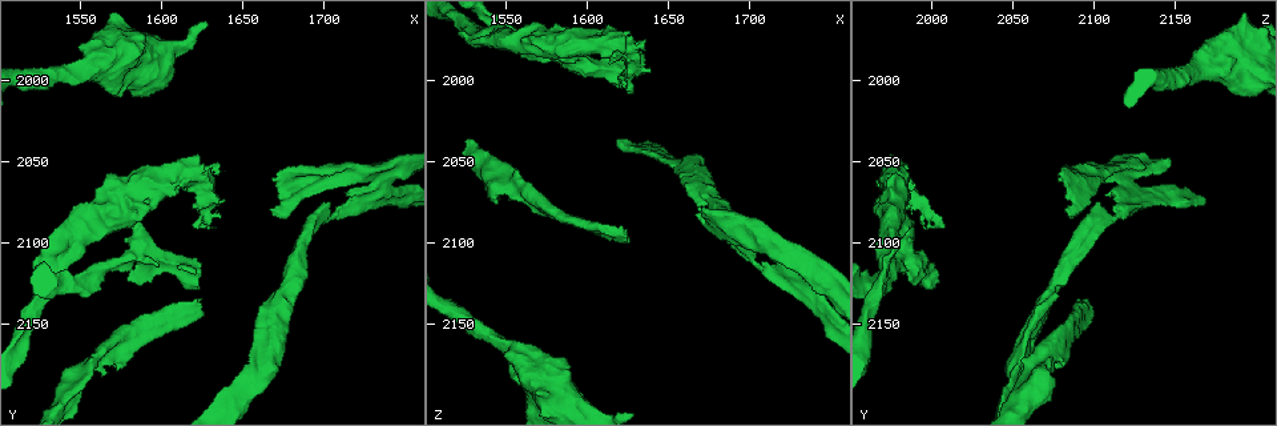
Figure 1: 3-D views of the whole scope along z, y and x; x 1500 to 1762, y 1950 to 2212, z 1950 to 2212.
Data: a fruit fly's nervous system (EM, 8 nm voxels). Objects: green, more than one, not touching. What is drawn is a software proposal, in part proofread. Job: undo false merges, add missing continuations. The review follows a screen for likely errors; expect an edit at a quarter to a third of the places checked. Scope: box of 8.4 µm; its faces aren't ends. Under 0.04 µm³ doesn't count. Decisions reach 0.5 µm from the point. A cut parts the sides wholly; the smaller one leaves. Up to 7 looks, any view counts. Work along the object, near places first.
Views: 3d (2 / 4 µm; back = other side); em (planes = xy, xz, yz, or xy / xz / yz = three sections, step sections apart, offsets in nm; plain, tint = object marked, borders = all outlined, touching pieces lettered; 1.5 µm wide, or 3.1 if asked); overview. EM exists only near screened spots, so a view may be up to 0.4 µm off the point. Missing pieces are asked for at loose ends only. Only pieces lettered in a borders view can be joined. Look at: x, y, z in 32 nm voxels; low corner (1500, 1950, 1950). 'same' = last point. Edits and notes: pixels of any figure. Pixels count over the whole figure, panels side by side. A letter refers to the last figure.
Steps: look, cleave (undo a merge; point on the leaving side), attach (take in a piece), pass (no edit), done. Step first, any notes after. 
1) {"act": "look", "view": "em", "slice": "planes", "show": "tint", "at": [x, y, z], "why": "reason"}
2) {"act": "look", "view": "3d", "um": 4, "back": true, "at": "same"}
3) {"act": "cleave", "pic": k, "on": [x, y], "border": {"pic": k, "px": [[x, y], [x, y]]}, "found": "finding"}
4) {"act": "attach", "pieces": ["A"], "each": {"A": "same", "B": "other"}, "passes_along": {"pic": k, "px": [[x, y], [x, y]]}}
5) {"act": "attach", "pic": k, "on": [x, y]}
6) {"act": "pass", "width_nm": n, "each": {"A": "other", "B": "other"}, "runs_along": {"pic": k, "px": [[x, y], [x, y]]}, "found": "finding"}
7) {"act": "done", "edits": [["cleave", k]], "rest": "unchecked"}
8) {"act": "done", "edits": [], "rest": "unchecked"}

{"act": "look", "view": "3d", "um": 4, "at": [1548, 2180, 2064], "why": "sudden change in width"}

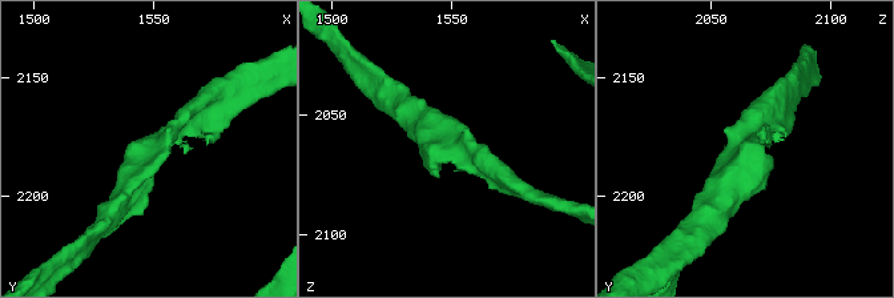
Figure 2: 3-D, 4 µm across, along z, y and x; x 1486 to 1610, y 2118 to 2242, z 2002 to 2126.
{"act": "look", "view": "em", "slice": "xz", "step": 4, "show": "borders", "at": [1548, 2181, 2064], "arm_widths_nm": [220, 340], "why": "shape alone is not enough"}

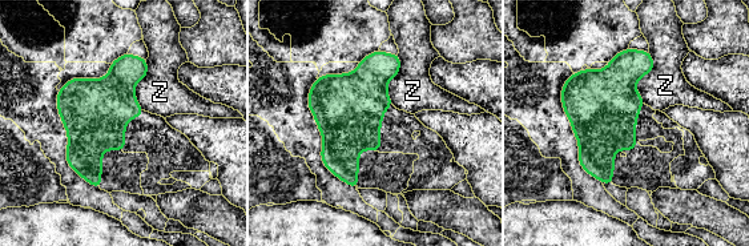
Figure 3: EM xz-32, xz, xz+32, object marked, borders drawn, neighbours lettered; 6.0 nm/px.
{"act": "pass", "longest_contact_nm": ["Z", 320], "each": {"Z": "other"}, "border": {"pic": 3, "px": [[648, 52], [643, 103]]}, "found": "all the same neuron"}

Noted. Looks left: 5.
{"act": "look", "view": "em", "slice": "xy", "step": 4, "show": "tint", "at": [1586, 2102, 1982], "why": "branch point"}

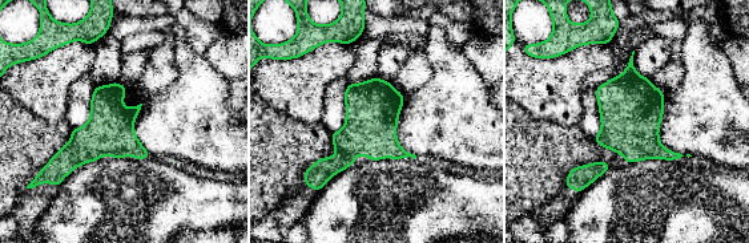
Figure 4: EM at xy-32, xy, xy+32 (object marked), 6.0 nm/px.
{"act": "look", "view": "em", "slice": "planes", "show": "borders", "at": "same"}

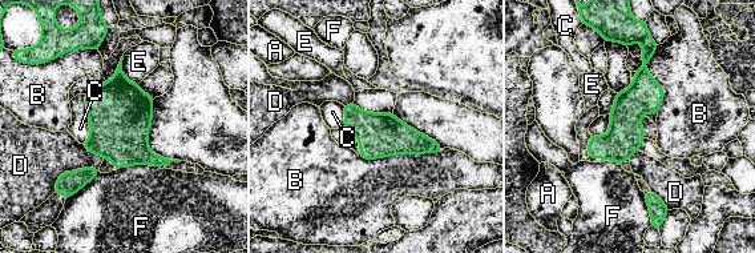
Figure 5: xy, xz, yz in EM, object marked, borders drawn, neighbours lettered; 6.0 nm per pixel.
{"act": "cleave", "pic": 5, "on": [642, 79], "width_nm": 200, "each": {"A": "other", "B": "other", "C": "other", "D": "other", "E": "other", "F": "other"}, "border": {"pic": 5, "px": [[647, 35], [642, 41]]}, "found": "a second neuron is stuck on"}

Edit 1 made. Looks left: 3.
{"act": "done", "edits": [["cleave", 5]], "rest": "unchecked"}

